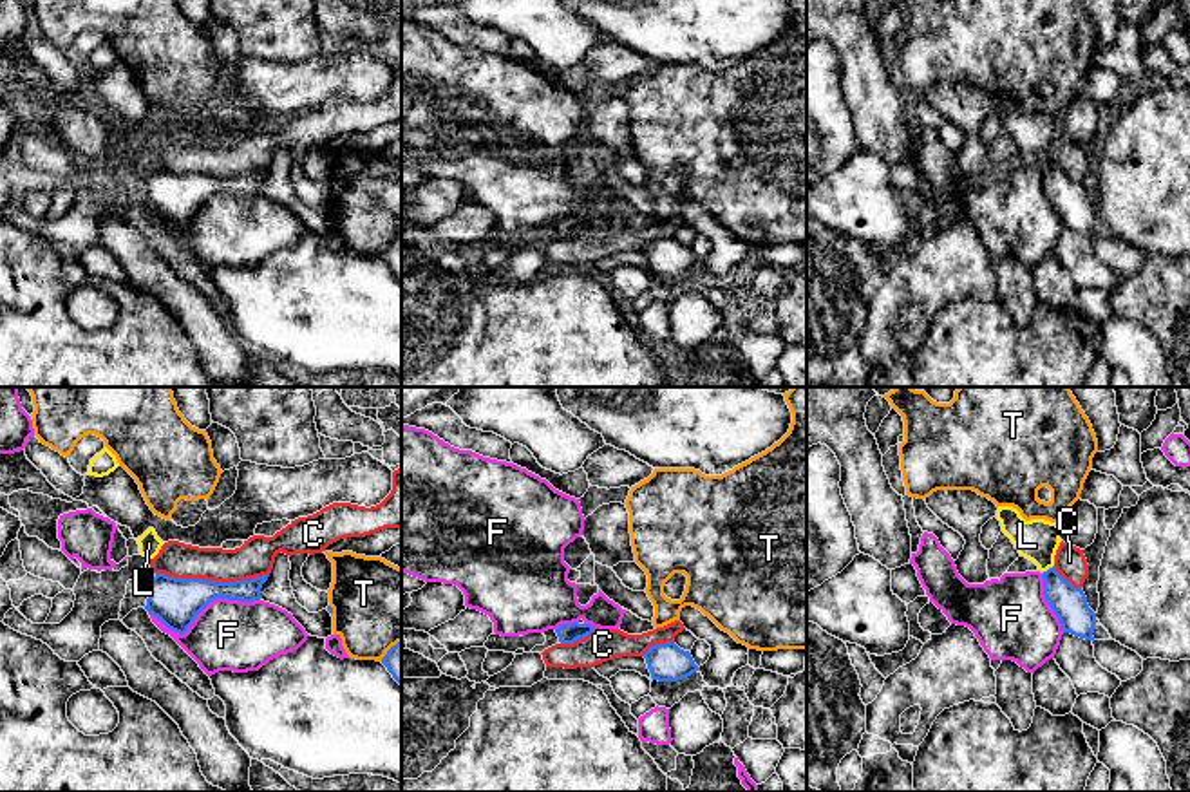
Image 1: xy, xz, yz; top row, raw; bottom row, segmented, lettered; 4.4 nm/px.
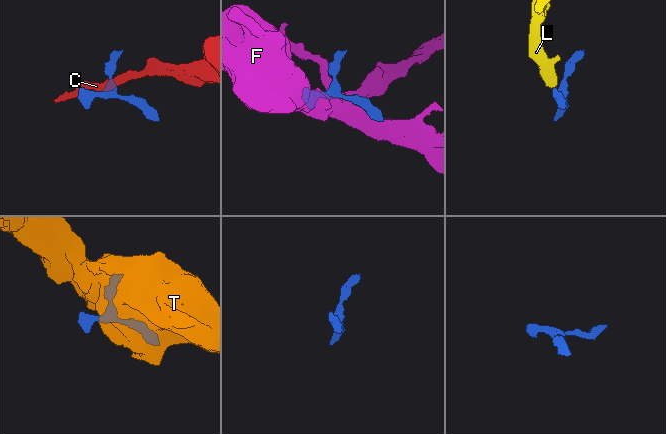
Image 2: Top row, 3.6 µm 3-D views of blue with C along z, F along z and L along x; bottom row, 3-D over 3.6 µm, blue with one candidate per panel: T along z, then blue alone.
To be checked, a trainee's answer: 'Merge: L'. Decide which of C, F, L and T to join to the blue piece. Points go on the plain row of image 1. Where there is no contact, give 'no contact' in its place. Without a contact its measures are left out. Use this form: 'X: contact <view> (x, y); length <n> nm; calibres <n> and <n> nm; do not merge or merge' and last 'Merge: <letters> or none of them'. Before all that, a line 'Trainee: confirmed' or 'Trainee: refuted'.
Trainee: confirmed
C: contact xy (212, 176); length 500 nm; calibres 220 and 170 nm; do not merge
F: contact xy (201, 205); length 500 nm; calibres 220 and 320 nm; do not merge
L: contact yz (1049, 163); length 60 nm; calibres 160 and 190 nm; merge
T: contact xy (389, 245); length 130 nm; calibres 140 and 380 nm; do not merge
Merge: L

